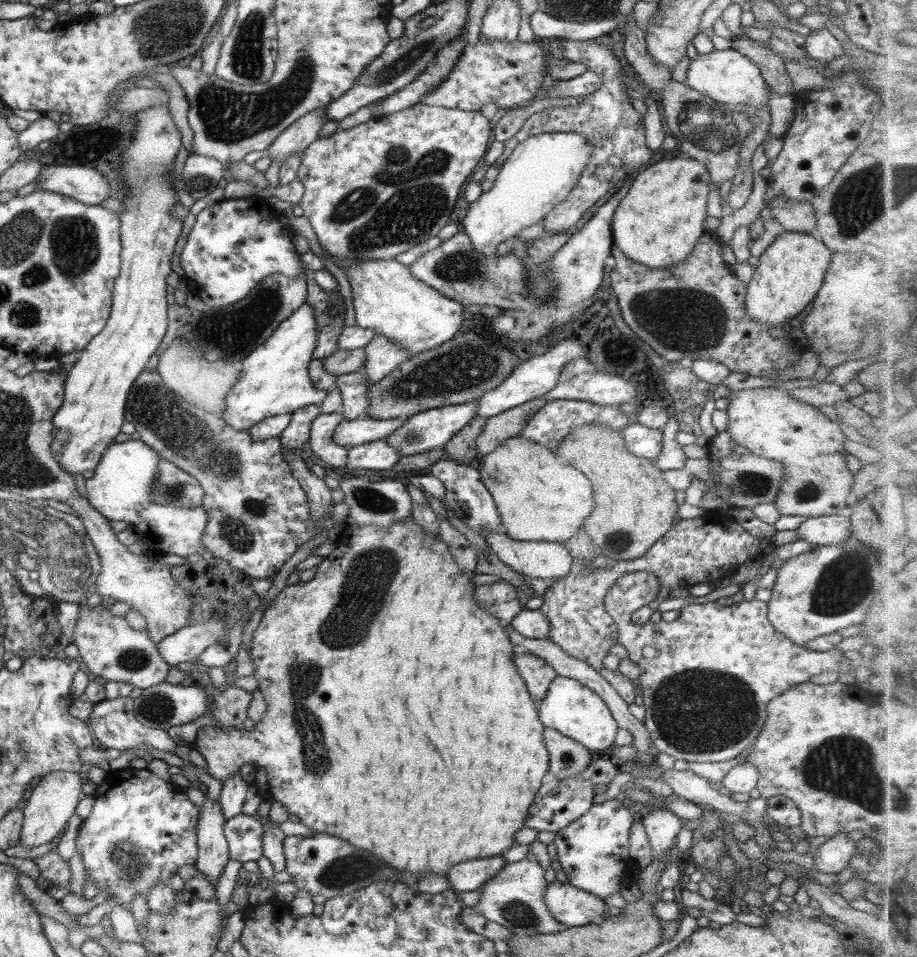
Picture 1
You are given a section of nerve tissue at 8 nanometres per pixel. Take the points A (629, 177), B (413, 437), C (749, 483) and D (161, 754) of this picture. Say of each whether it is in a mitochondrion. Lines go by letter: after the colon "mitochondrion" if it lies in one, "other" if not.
A: other
B: mitochondrion
C: mitochondrion
D: other

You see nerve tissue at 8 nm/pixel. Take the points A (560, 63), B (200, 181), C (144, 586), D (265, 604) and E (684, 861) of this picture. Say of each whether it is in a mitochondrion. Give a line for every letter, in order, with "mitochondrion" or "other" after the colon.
A: other
B: mitochondrion
C: other
D: other
E: other

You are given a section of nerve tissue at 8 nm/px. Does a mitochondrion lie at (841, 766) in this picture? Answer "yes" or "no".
yes

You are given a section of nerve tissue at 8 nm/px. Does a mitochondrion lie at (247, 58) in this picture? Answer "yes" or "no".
yes

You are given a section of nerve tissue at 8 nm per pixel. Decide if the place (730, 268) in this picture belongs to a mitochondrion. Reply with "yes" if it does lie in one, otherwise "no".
no

